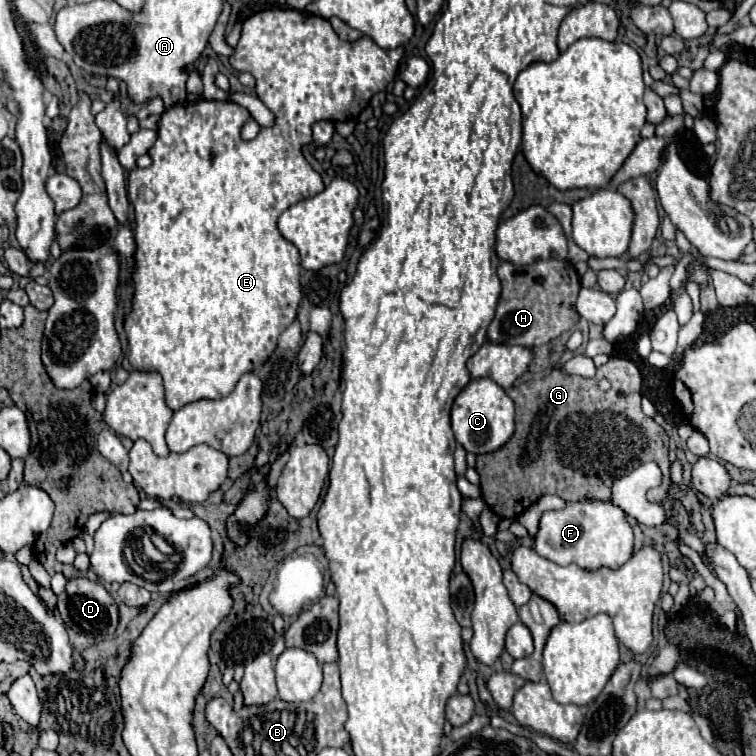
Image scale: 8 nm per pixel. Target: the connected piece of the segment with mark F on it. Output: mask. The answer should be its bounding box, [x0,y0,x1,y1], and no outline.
[536,502,634,570]

